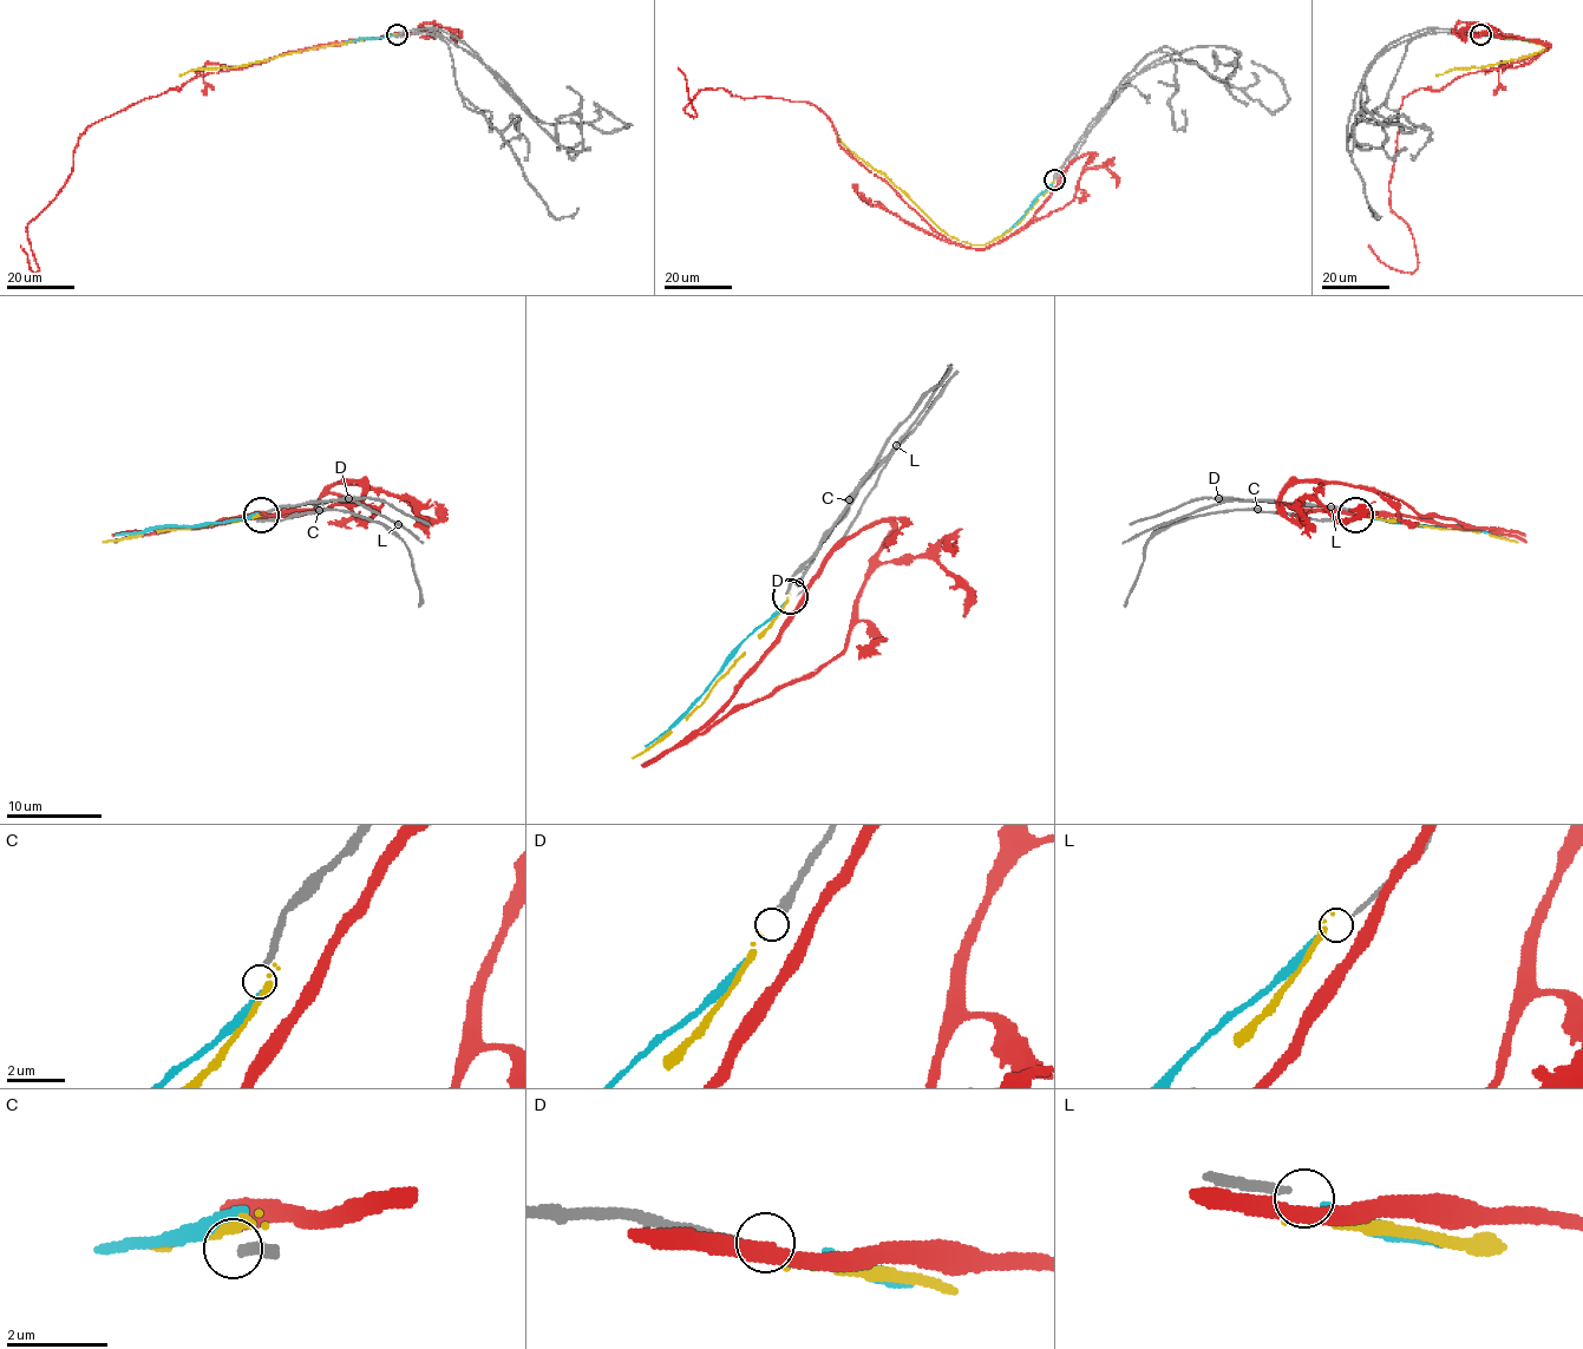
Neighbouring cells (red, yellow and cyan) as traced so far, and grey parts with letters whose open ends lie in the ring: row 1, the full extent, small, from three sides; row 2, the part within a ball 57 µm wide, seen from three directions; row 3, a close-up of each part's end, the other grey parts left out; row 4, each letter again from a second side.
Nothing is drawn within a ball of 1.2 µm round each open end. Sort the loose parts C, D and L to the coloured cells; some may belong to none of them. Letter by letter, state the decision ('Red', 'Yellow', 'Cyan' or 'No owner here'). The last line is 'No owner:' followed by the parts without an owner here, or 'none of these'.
C: No owner here
D: Yellow
L: Cyan
No owner: C

